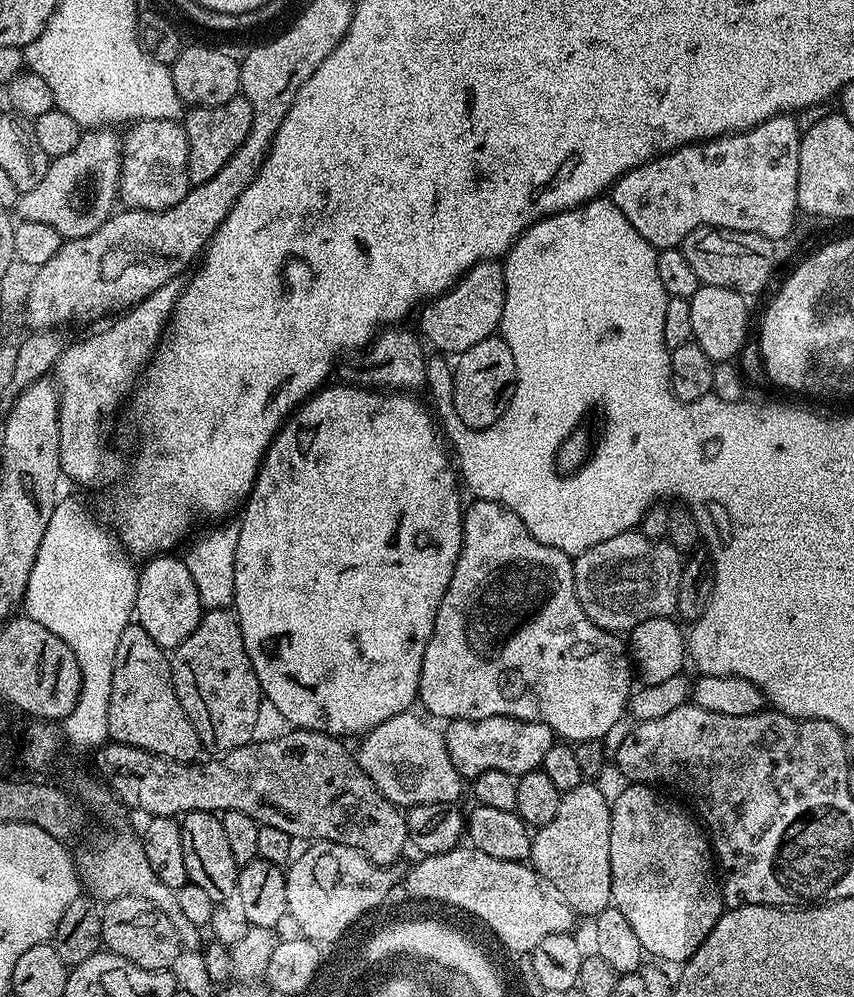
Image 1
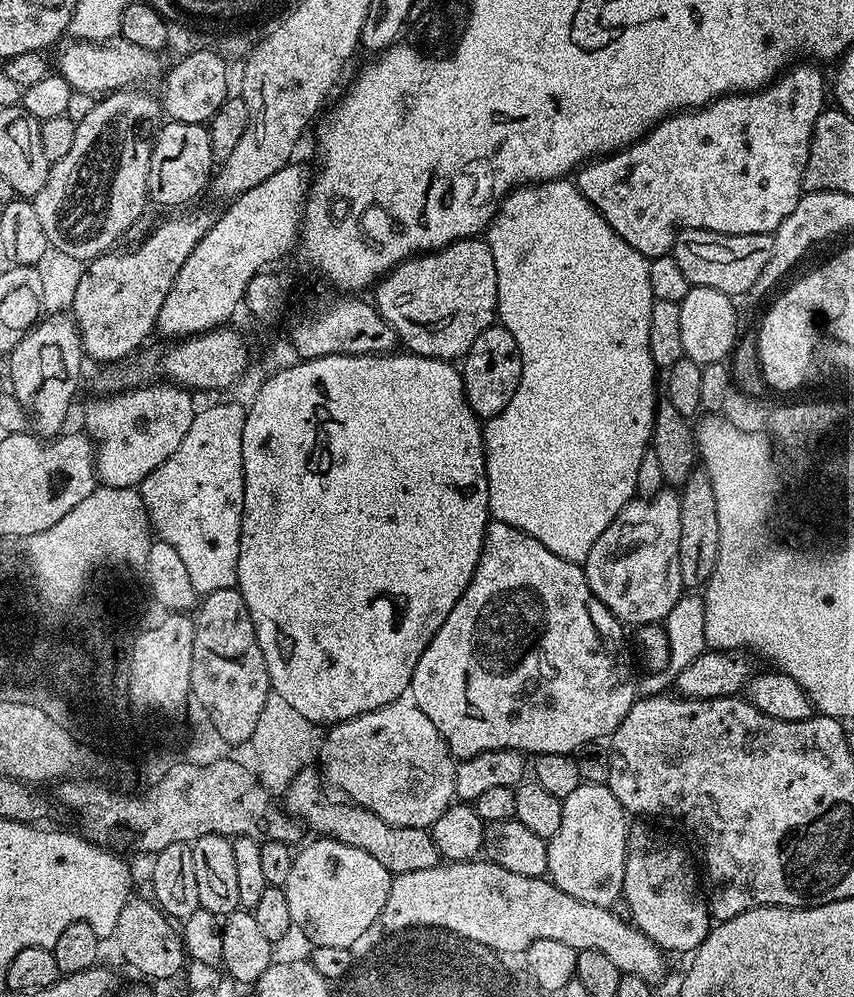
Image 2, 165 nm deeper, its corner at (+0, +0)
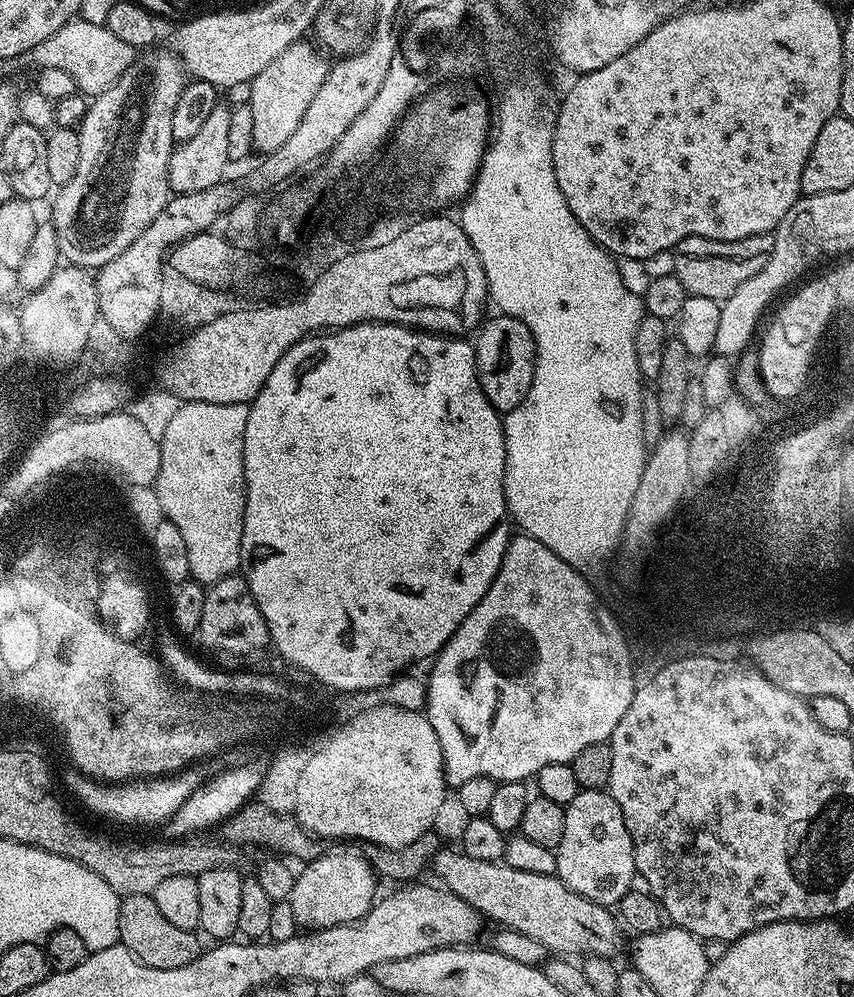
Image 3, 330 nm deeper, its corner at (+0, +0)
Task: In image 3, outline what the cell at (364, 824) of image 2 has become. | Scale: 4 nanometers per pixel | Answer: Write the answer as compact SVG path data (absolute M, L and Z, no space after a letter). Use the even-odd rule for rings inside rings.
M441 850L430 861L431 871L436 871L436 876L441 885L447 888L458 898L462 898L477 912L497 920L504 928L513 928L518 934L527 934L529 938L538 938L545 950L552 954L572 954L568 952L582 952L589 956L615 957L615 952L620 948L621 925L617 917L612 916L603 904L595 904L582 894L574 894L564 885L559 876L546 874L530 874L530 870L514 870L514 866L503 862L482 862L478 858L470 858L463 850L447 852Z

